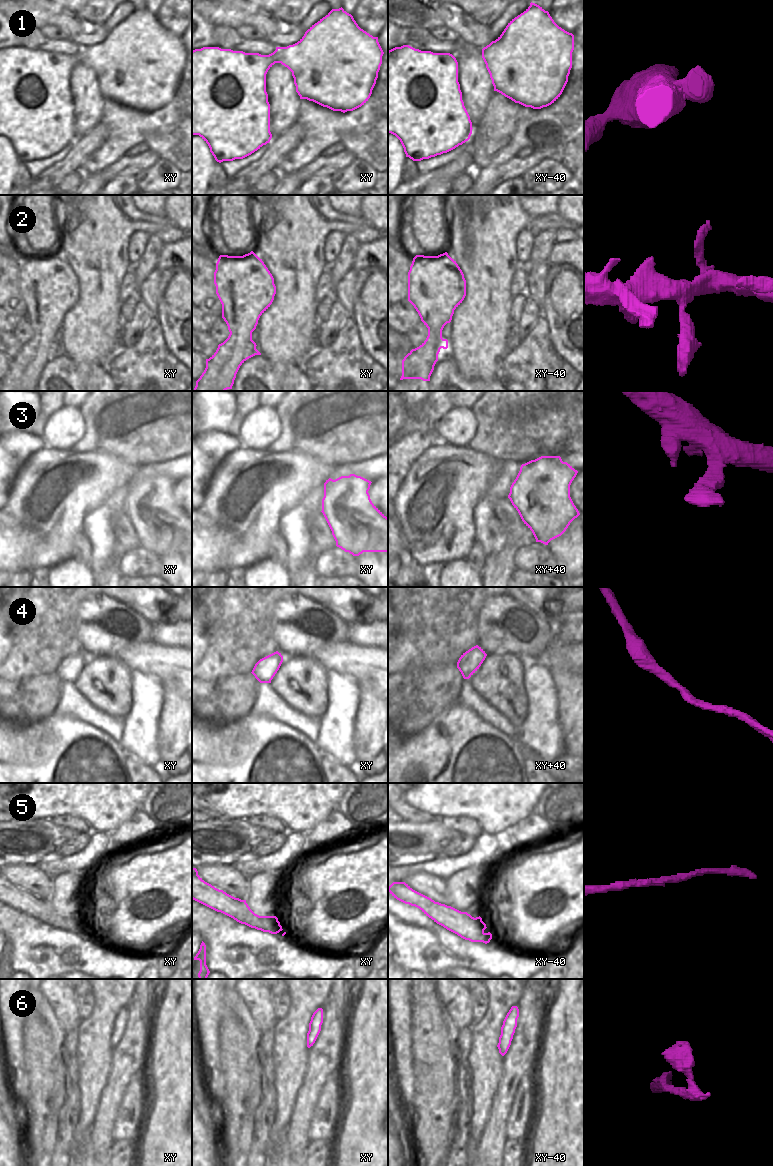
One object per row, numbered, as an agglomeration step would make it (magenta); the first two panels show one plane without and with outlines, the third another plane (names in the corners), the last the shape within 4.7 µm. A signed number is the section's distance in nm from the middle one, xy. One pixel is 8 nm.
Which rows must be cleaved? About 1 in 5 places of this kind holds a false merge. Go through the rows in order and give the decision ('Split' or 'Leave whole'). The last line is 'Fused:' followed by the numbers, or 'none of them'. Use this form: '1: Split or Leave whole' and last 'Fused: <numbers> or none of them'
1: Leave whole
2: Leave whole
3: Leave whole
4: Leave whole
5: Leave whole
6: Leave whole
Fused: none of them

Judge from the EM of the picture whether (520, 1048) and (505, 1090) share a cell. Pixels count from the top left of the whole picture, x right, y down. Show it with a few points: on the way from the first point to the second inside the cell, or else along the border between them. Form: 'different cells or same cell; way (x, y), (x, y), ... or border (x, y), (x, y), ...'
same cell; way (520, 1058), (514, 1066), (509, 1080)

